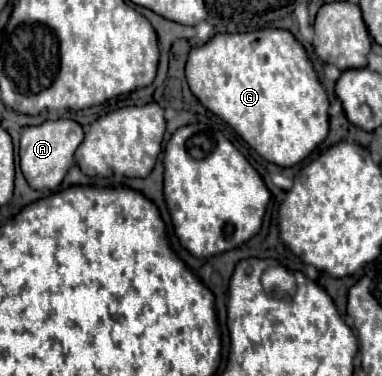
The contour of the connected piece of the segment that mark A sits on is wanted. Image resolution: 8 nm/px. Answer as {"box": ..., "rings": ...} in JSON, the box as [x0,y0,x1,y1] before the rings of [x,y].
{"box":[19,119,83,191],"rings":[[[71,119],[45,121],[43,125],[37,127],[25,127],[19,145],[19,165],[31,189],[55,191],[61,185],[69,167],[75,163],[73,155],[81,141],[83,141],[83,127]]]}

